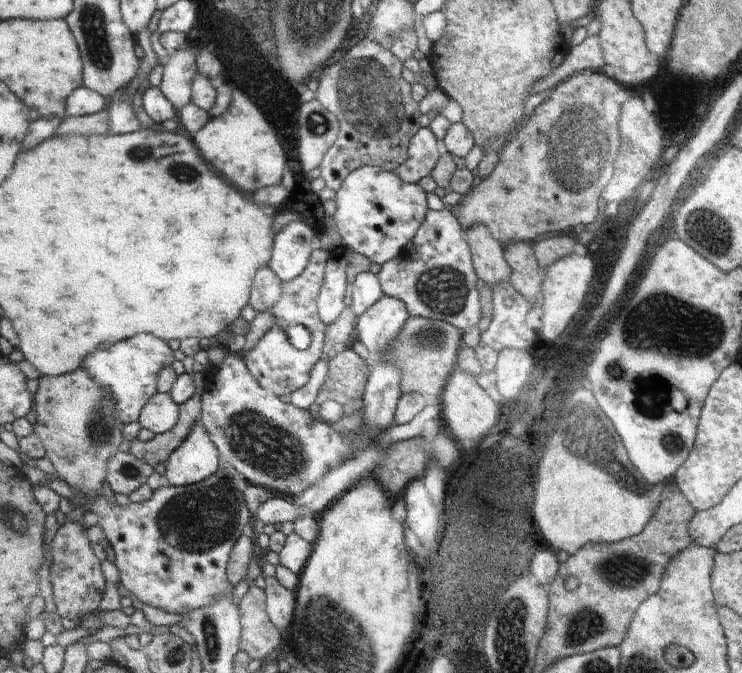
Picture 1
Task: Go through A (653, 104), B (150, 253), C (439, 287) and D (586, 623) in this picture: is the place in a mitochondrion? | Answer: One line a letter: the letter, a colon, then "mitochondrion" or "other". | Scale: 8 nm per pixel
A: other
B: other
C: mitochondrion
D: mitochondrion

